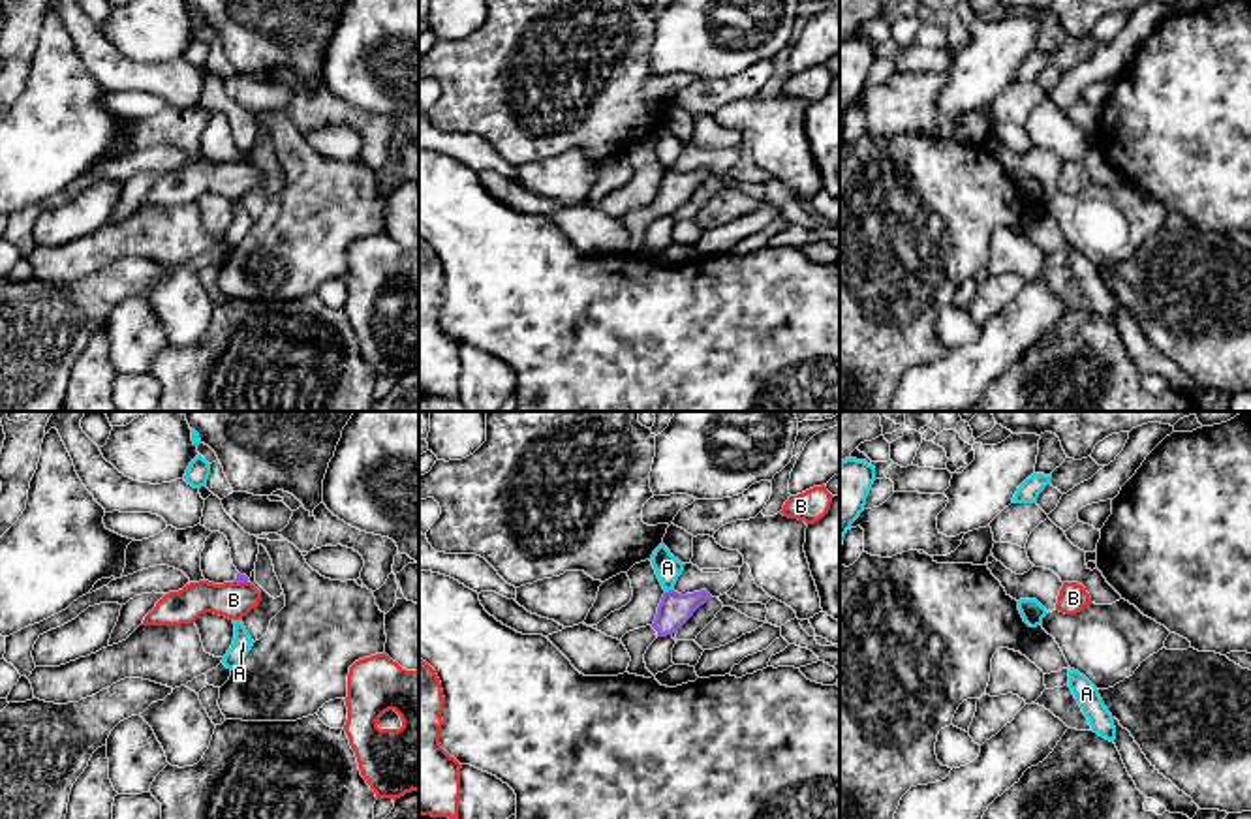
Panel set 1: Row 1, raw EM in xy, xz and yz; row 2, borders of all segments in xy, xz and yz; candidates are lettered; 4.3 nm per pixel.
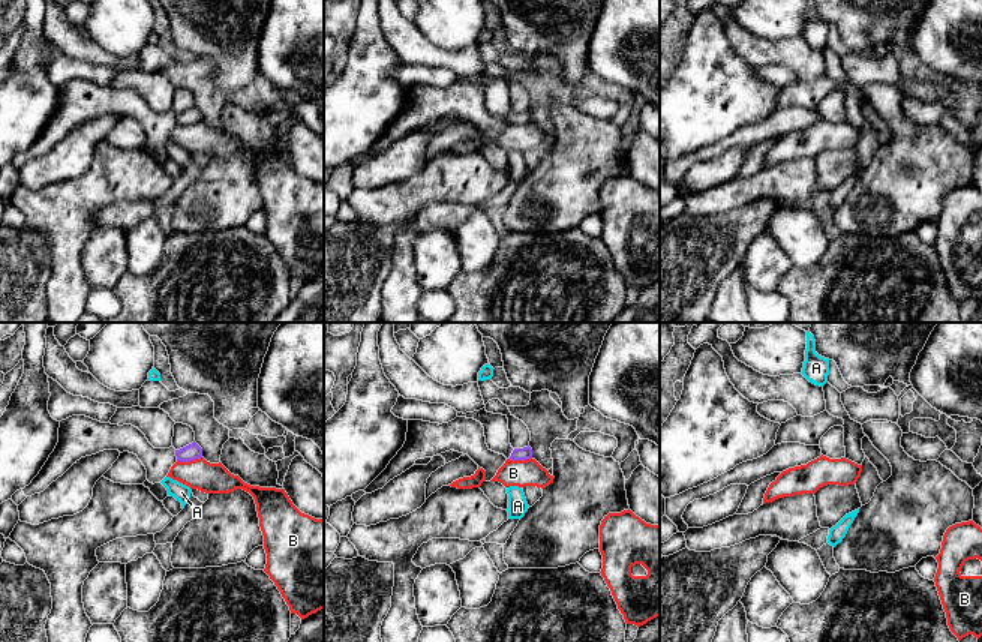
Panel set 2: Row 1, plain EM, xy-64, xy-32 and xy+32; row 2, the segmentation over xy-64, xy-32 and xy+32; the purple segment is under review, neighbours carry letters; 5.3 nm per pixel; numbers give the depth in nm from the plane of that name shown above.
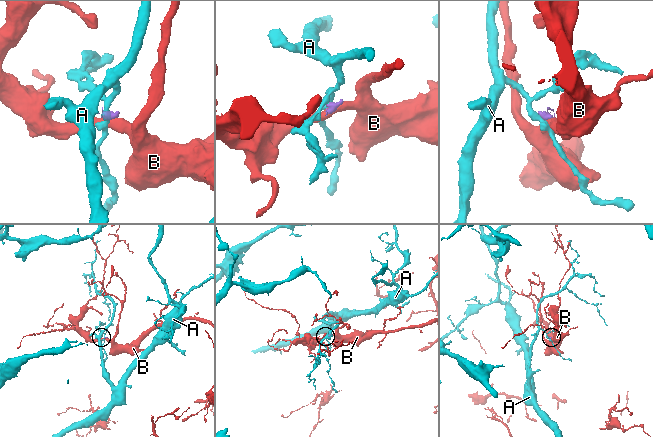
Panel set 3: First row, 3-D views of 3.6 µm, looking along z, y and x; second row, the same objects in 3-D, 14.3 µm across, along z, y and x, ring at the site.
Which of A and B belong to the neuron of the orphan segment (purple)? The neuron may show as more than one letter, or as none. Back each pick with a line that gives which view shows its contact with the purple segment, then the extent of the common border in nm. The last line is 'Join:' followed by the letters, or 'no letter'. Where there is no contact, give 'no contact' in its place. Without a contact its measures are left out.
Join: no letter

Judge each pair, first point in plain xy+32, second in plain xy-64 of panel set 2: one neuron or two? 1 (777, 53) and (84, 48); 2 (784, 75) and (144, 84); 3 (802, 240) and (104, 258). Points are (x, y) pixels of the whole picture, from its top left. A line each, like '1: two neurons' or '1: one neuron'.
1: one neuron
2: two neurons
3: two neurons

